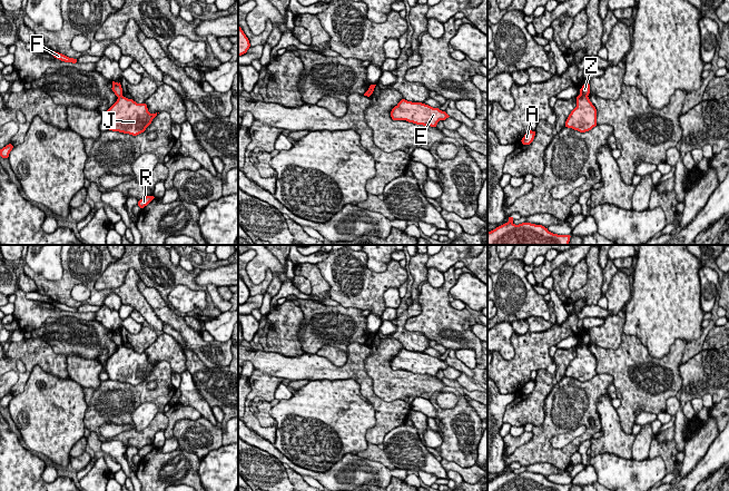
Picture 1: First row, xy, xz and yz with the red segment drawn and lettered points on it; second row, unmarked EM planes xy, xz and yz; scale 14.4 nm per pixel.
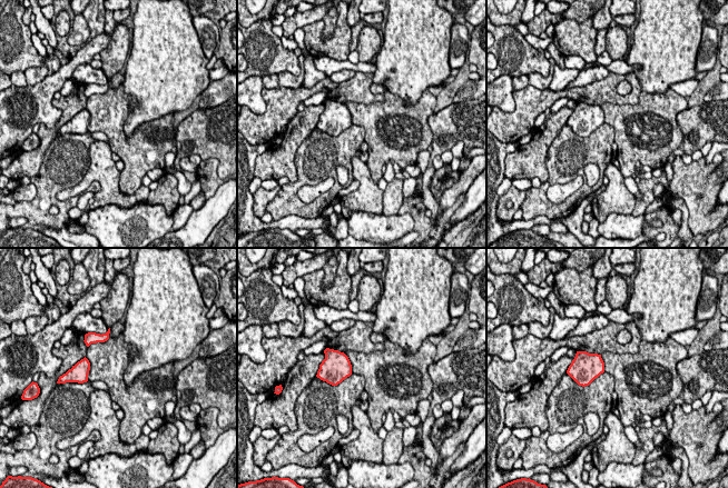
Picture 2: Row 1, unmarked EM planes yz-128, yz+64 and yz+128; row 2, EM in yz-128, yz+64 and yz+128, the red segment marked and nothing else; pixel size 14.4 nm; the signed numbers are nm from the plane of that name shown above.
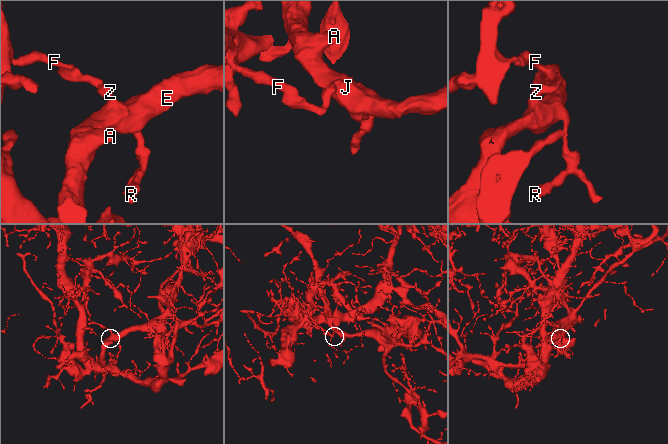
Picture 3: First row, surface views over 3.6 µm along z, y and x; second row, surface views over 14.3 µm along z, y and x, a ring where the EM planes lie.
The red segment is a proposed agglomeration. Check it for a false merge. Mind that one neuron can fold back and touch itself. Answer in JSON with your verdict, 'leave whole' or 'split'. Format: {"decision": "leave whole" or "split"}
{"decision": "split"}

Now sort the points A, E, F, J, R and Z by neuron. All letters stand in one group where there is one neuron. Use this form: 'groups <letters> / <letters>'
groups A E J R / F Z

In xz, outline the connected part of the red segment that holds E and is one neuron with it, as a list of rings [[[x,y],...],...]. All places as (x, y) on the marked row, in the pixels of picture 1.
[[[402,99],[392,109],[391,117],[393,120],[406,120],[416,125],[436,127],[440,120],[445,120],[450,116],[439,108]]]

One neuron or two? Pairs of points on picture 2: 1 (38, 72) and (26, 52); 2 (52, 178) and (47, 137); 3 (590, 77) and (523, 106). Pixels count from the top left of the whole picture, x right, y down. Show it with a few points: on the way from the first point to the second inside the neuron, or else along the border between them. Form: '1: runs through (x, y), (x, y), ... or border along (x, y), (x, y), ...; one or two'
1: border along (43, 57), (41, 66), (28, 67), (23, 71); two
2: border along (57, 135), (47, 149), (41, 168), (38, 171); two
3: border along (591, 82), (584, 86), (566, 88); two

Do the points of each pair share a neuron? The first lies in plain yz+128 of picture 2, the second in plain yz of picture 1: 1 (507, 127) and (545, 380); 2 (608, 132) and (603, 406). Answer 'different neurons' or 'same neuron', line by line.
1: different neurons
2: different neurons

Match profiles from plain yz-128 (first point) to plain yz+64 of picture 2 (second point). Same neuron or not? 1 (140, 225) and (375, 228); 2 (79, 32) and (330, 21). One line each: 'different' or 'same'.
1: same
2: same

